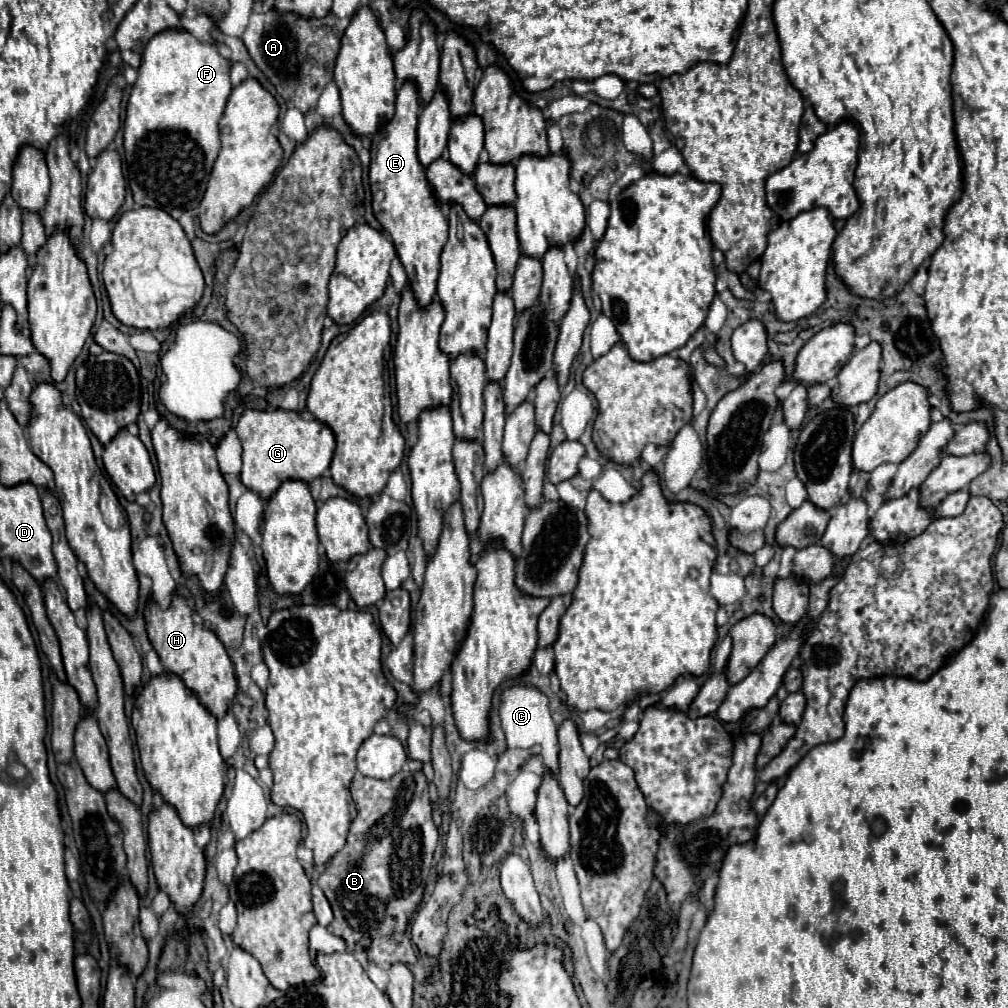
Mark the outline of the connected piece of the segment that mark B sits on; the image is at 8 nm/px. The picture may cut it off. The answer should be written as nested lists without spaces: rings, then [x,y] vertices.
[[[359,771],[351,781],[351,797],[357,807],[357,817],[349,829],[349,841],[345,847],[331,859],[327,869],[319,877],[319,887],[323,889],[327,901],[333,909],[333,921],[329,923],[329,933],[349,941],[359,941],[365,935],[373,937],[369,955],[373,963],[383,969],[389,969],[391,963],[417,963],[417,955],[411,939],[405,935],[409,915],[415,911],[417,903],[423,899],[425,879],[433,861],[433,851],[439,841],[437,827],[431,817],[429,789],[423,771],[399,771],[391,779],[373,779],[363,777]]]

